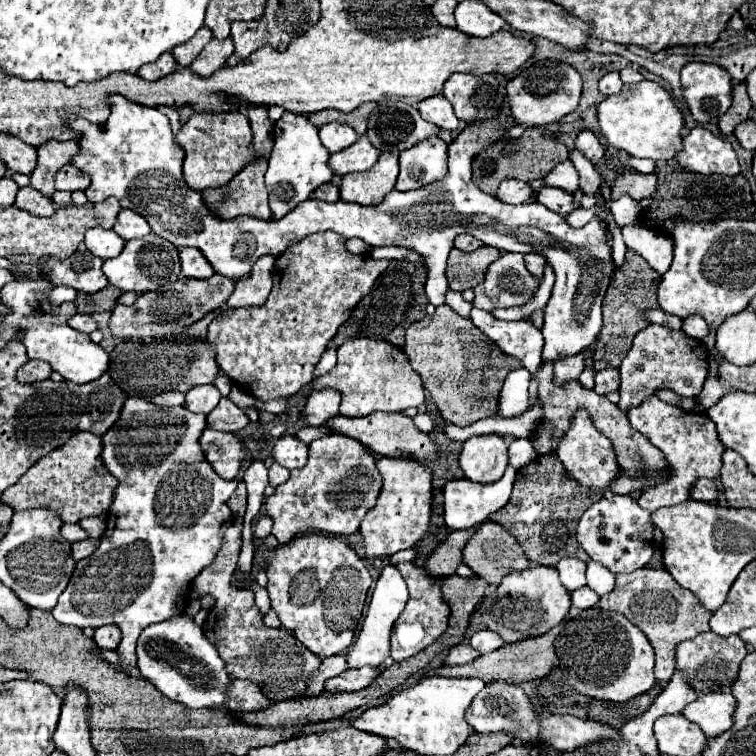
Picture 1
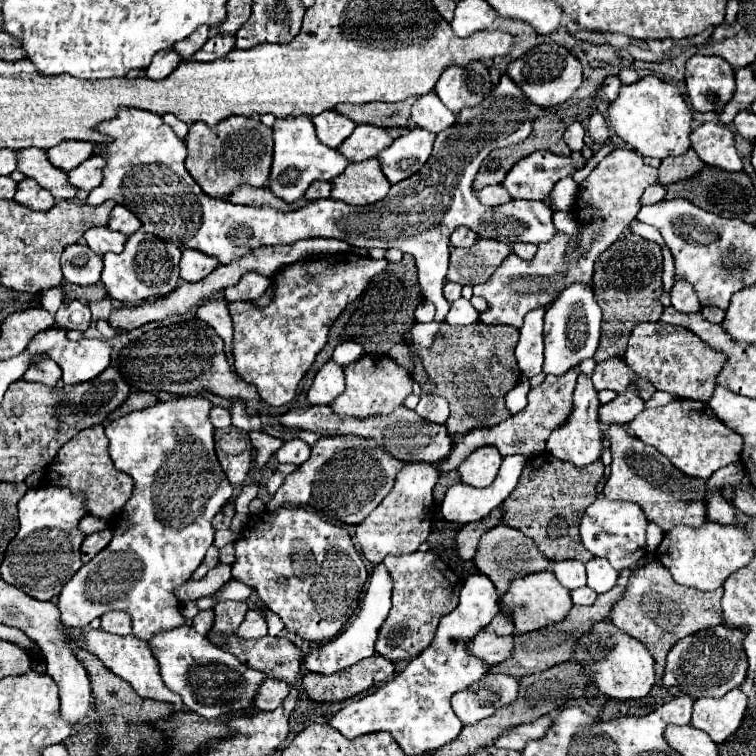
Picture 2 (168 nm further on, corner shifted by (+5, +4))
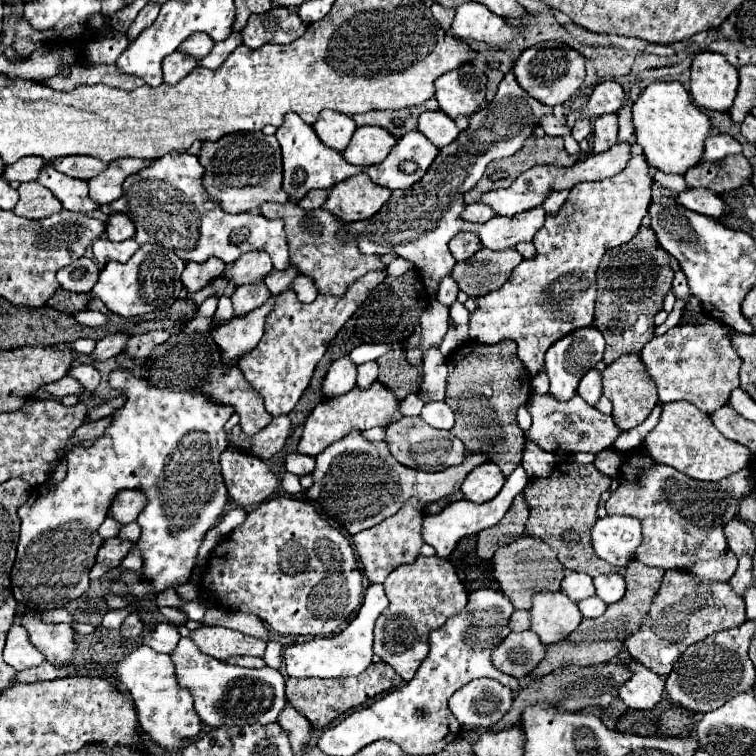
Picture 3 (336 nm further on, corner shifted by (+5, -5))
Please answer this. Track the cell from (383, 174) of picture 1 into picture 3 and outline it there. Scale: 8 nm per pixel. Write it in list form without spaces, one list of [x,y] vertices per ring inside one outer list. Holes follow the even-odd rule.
[[[360,173],[334,185],[328,191],[324,209],[328,209],[344,223],[364,221],[378,213],[380,207],[390,199],[390,195],[390,189],[372,183],[372,179],[366,173]]]

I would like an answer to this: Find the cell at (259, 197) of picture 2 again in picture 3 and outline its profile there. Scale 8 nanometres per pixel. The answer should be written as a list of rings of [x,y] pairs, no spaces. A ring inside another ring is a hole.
[[[264,203],[260,207],[262,215],[266,219],[282,219],[284,221],[284,231],[286,231],[286,241],[290,249],[290,263],[302,273],[314,279],[318,293],[324,295],[336,295],[342,297],[346,293],[346,287],[350,283],[358,281],[370,271],[386,271],[386,265],[380,261],[380,255],[364,255],[358,249],[358,239],[348,239],[340,241],[336,233],[344,227],[344,223],[334,217],[326,209],[312,209],[304,211],[296,203]]]

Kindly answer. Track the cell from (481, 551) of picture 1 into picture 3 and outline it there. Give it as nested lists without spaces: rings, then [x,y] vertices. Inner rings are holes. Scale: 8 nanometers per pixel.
[[[522,537],[516,543],[510,543],[492,557],[494,563],[494,577],[498,579],[504,595],[514,603],[516,609],[530,609],[532,607],[532,595],[540,591],[560,591],[562,579],[568,575],[566,569],[562,569],[562,563],[558,563],[558,557],[540,539],[534,537]]]

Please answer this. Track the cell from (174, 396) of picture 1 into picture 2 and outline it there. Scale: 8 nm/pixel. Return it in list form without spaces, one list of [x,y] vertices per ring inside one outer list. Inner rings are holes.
[[[130,392],[128,400],[126,400],[114,414],[110,414],[108,420],[120,418],[120,416],[132,412],[132,410],[144,410],[146,406],[154,406],[154,404],[158,404],[158,402],[160,402],[160,398],[154,396],[154,394],[150,394],[150,392]]]

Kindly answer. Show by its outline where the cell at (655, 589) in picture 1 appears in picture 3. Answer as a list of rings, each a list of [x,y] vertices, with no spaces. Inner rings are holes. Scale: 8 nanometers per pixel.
[[[666,571],[662,587],[652,601],[644,625],[638,633],[626,639],[628,653],[650,671],[668,675],[678,657],[694,643],[714,635],[716,631],[738,627],[746,621],[746,605],[730,583],[702,583],[688,571]]]

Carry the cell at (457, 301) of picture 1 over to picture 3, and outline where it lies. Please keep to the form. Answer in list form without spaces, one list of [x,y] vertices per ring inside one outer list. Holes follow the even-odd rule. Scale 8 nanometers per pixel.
[[[446,275],[446,277],[442,279],[442,285],[440,285],[440,289],[438,289],[436,299],[438,299],[440,303],[444,303],[444,305],[452,305],[452,303],[456,301],[456,295],[458,295],[458,285],[456,285],[456,281],[454,281],[450,275]]]

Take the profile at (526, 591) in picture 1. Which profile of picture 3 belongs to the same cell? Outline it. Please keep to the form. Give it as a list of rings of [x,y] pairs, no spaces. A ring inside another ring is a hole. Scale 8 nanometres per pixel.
[[[562,591],[558,593],[536,593],[530,609],[532,631],[538,633],[544,645],[566,641],[568,635],[580,625],[582,613],[578,605],[568,599]]]

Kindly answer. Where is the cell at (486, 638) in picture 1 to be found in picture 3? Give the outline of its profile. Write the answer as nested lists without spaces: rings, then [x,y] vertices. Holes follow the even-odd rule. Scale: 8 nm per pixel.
[[[514,611],[510,619],[510,629],[512,631],[524,631],[530,627],[530,613],[528,611]]]

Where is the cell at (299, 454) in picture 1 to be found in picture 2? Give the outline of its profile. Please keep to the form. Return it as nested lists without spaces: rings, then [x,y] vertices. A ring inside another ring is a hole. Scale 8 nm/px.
[[[298,438],[284,442],[284,446],[276,452],[278,462],[288,462],[288,464],[296,464],[296,466],[306,462],[308,458],[310,458],[310,446]]]

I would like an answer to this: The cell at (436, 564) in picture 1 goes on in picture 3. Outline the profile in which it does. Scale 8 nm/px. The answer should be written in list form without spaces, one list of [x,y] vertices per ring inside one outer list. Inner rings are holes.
[[[518,493],[514,497],[512,507],[504,515],[504,519],[496,527],[490,527],[490,529],[484,529],[482,533],[478,533],[480,559],[492,559],[500,547],[510,545],[516,539],[520,539],[524,535],[524,525],[526,525],[528,515],[530,515],[530,509],[524,499],[524,493]]]

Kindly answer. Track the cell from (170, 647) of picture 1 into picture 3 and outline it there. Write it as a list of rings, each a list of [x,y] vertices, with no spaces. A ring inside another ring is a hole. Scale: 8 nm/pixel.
[[[190,637],[180,639],[176,651],[172,653],[172,661],[176,665],[178,683],[194,695],[196,711],[202,723],[210,727],[276,723],[282,707],[286,707],[284,677],[272,667],[244,669],[238,665],[222,663],[214,657],[204,655]]]

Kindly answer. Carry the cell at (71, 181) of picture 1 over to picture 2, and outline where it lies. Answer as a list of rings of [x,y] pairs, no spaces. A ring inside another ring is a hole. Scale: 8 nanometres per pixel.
[[[92,156],[86,162],[82,162],[82,166],[76,166],[74,170],[68,172],[68,182],[80,190],[90,192],[92,188],[96,188],[102,182],[104,164],[106,164],[106,160],[102,156]]]

